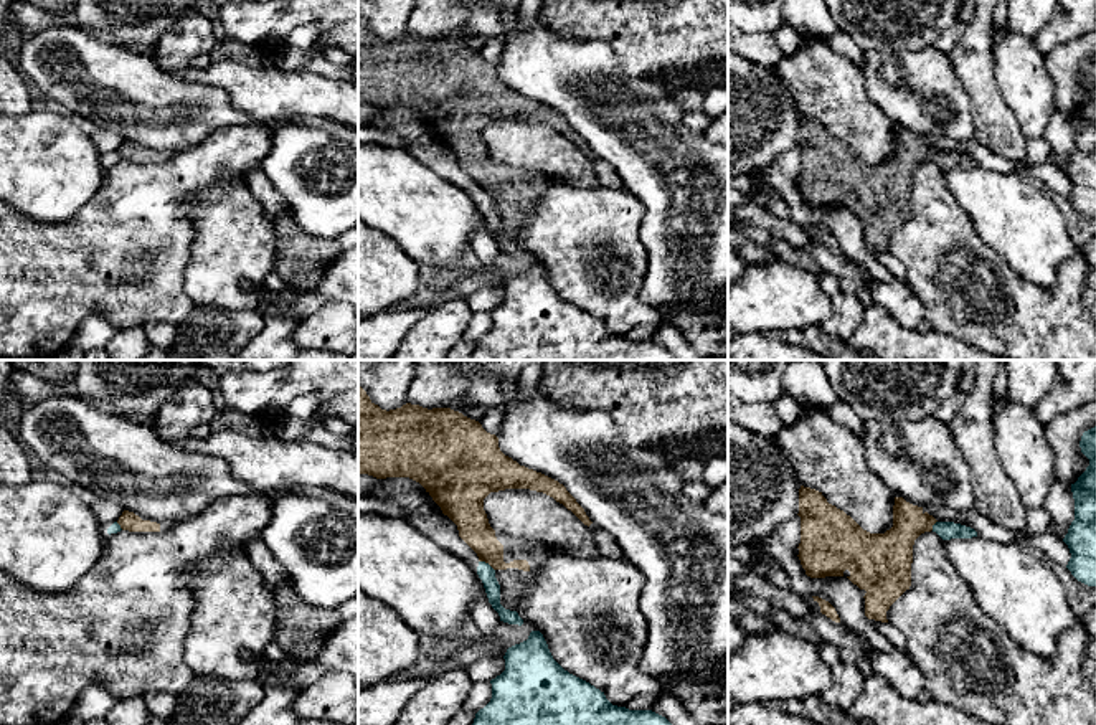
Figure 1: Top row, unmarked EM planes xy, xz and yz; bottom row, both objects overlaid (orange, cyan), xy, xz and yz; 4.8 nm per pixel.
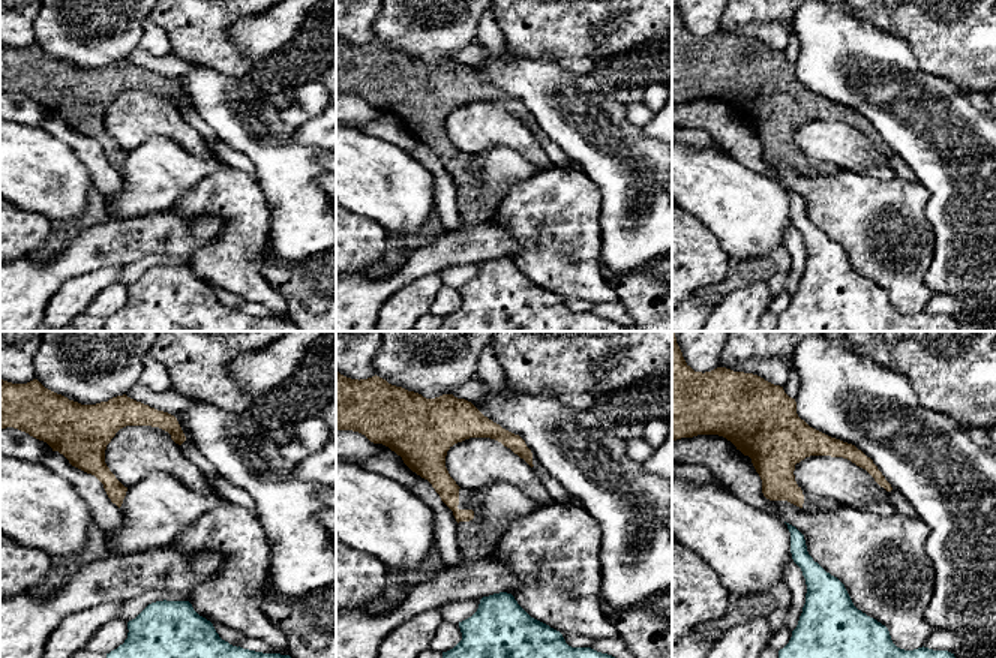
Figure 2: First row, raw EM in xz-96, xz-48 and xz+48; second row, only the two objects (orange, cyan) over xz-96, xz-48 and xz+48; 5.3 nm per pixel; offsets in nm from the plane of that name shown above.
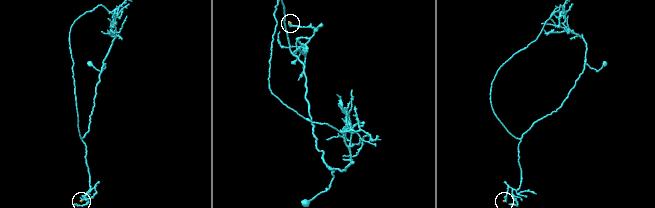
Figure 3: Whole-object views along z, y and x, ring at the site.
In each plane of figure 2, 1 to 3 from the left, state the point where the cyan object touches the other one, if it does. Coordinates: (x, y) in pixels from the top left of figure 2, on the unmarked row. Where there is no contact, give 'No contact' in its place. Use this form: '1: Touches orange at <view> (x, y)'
1: No contact
2: No contact
3: No contact

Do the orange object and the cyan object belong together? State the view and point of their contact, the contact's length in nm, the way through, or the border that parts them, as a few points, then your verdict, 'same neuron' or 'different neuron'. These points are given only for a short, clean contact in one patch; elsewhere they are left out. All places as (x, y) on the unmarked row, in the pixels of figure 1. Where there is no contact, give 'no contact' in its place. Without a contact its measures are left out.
meets orange in xz at (487, 192); contact 90 nm long; border along xz (479, 190), (484, 190), (494, 200); different neuron

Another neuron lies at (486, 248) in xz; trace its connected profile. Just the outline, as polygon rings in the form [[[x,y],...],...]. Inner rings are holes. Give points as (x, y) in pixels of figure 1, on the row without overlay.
[[[480,208],[477,213],[477,231],[472,238],[472,249],[484,266],[494,266],[500,254],[500,246],[489,233],[489,228]]]

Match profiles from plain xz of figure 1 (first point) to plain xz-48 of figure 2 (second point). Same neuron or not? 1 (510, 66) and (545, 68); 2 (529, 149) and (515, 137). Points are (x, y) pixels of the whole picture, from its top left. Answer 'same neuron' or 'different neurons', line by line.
1: same neuron
2: same neuron

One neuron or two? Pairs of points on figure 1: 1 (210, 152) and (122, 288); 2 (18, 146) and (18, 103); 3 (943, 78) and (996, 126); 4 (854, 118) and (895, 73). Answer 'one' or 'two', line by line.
1: one
2: two
3: two
4: two

